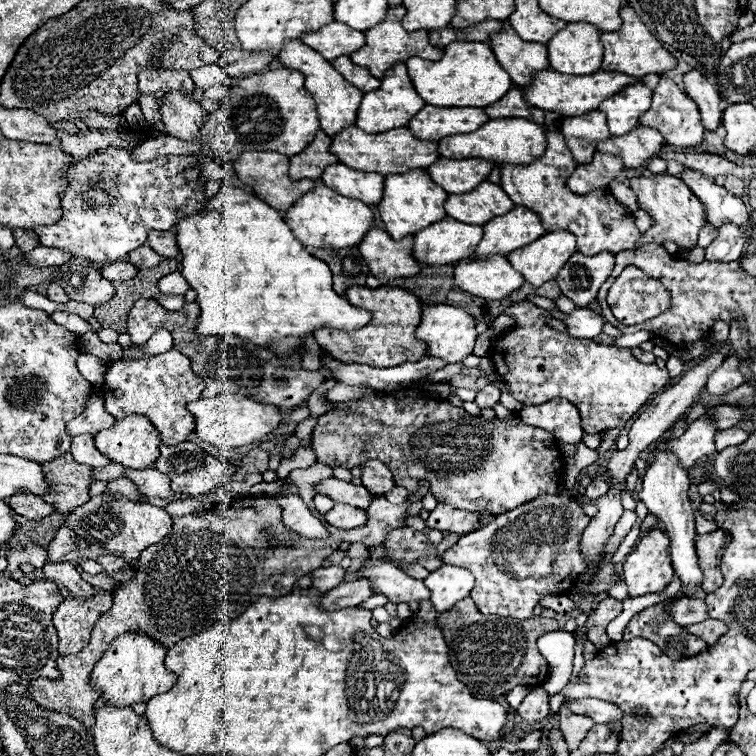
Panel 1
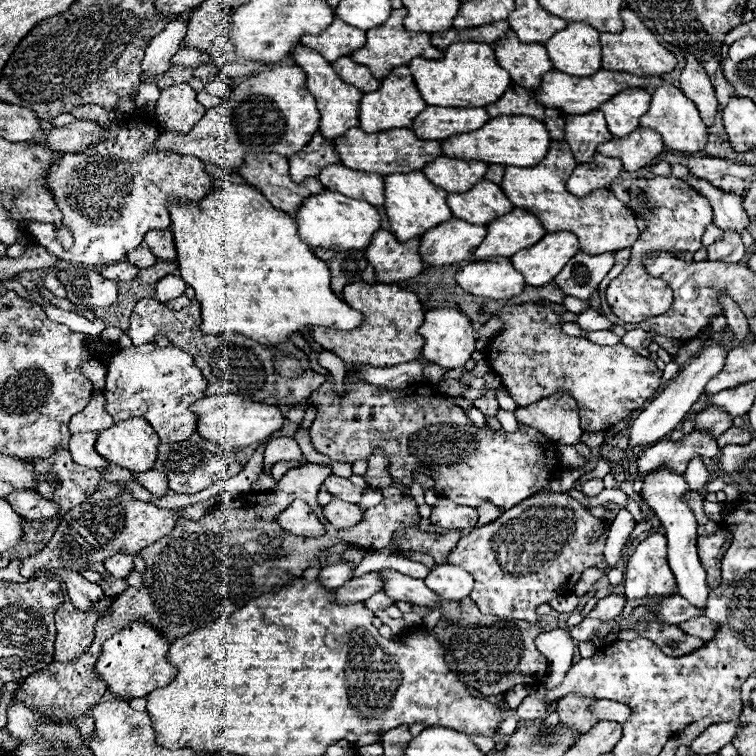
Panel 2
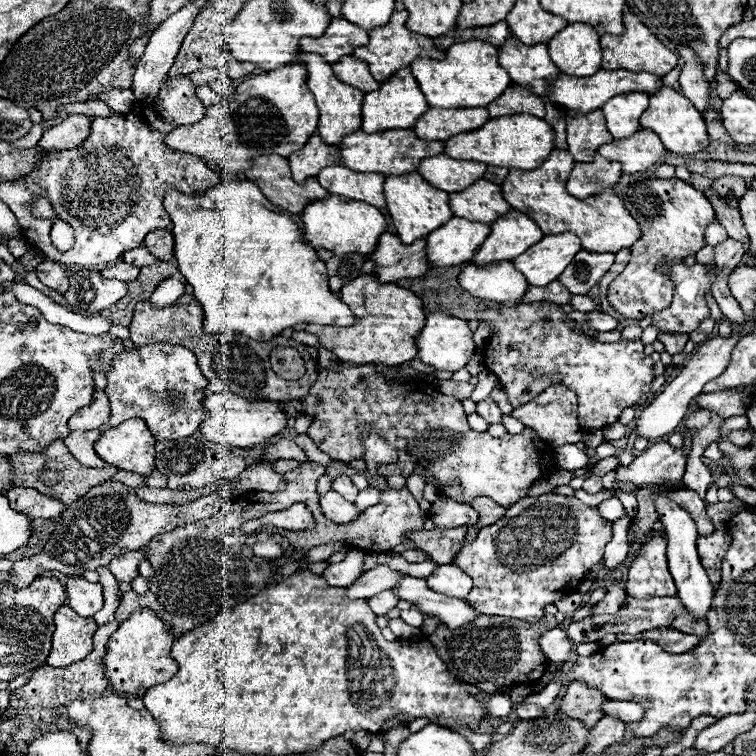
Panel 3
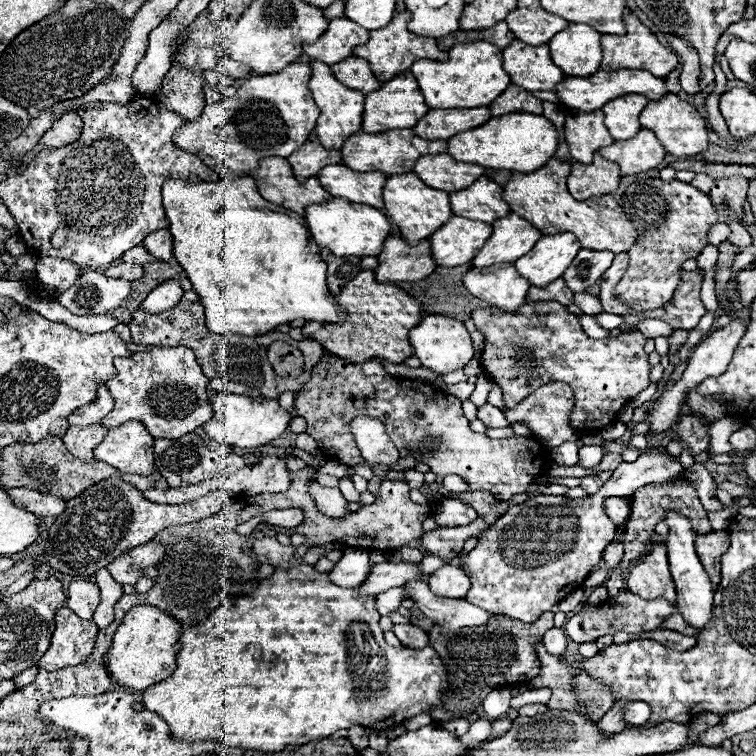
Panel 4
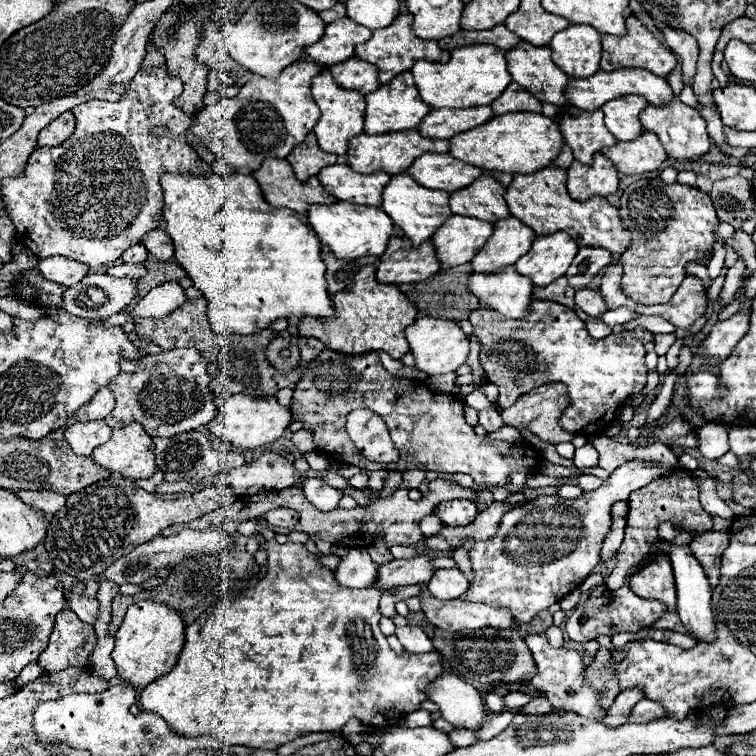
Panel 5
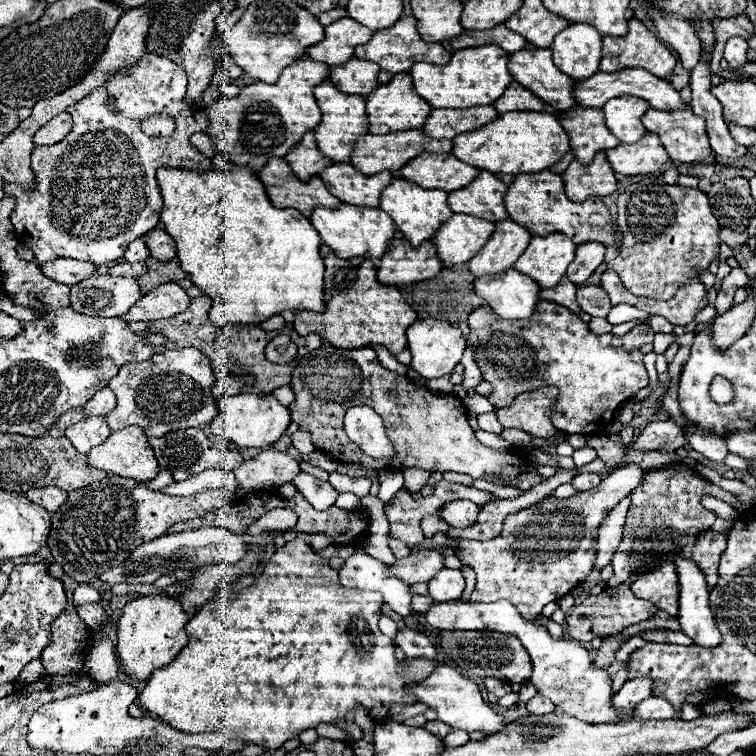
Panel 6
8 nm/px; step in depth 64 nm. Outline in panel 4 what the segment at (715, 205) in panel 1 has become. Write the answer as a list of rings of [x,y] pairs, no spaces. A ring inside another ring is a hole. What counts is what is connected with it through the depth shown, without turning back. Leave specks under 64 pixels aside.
[[[726,220],[726,224],[730,226],[730,236],[728,236],[728,240],[730,240],[732,244],[736,244],[736,246],[740,246],[740,248],[752,244],[752,238],[750,238],[748,230],[742,226],[742,222],[738,222],[738,220]]]

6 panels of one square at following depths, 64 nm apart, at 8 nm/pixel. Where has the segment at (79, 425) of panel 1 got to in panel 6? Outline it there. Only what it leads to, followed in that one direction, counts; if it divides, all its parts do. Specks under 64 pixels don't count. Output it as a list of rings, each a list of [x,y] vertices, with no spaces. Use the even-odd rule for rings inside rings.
[[[102,388],[98,390],[84,406],[82,412],[86,418],[90,416],[106,416],[108,412],[112,412],[112,408],[116,406],[116,396],[110,388]]]

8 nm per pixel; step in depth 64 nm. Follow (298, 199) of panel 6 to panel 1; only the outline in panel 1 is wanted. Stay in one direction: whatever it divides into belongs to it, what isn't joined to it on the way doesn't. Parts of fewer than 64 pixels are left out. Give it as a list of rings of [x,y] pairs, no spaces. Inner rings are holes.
[[[242,152],[240,158],[234,162],[236,176],[242,184],[246,184],[262,202],[272,206],[274,210],[286,210],[292,206],[300,196],[314,188],[314,180],[290,180],[288,178],[288,156],[278,152]]]

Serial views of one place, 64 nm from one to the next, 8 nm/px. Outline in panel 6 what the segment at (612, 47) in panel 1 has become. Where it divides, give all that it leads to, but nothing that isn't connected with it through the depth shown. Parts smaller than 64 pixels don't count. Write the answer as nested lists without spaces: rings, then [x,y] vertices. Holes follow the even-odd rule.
[[[636,18],[628,20],[626,36],[604,36],[604,50],[600,60],[600,72],[616,72],[624,68],[644,68],[658,78],[666,78],[676,66],[676,56]]]

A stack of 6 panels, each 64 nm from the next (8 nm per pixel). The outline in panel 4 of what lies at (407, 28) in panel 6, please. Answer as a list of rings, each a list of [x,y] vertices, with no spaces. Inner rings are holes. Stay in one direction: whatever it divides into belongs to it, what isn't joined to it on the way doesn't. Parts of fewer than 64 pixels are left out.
[[[398,12],[386,28],[378,28],[378,30],[370,32],[368,44],[364,44],[364,46],[360,46],[360,48],[354,50],[356,58],[368,60],[374,76],[380,82],[392,80],[398,72],[408,70],[420,58],[432,58],[432,60],[442,60],[442,62],[448,60],[448,54],[442,52],[442,50],[438,50],[434,38],[424,38],[424,36],[418,36],[414,32],[408,32],[408,28],[406,28],[408,20],[410,20],[410,12]]]

